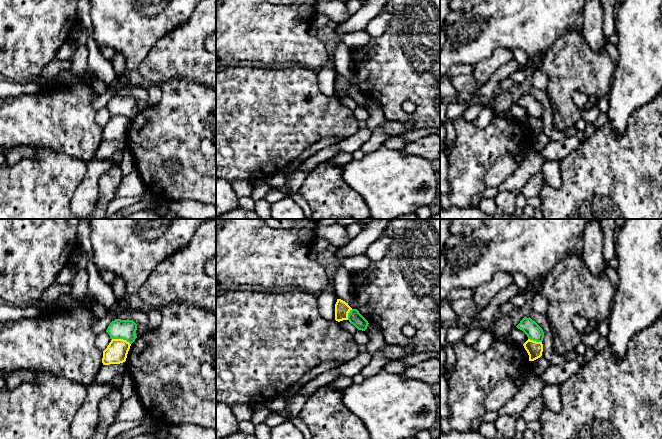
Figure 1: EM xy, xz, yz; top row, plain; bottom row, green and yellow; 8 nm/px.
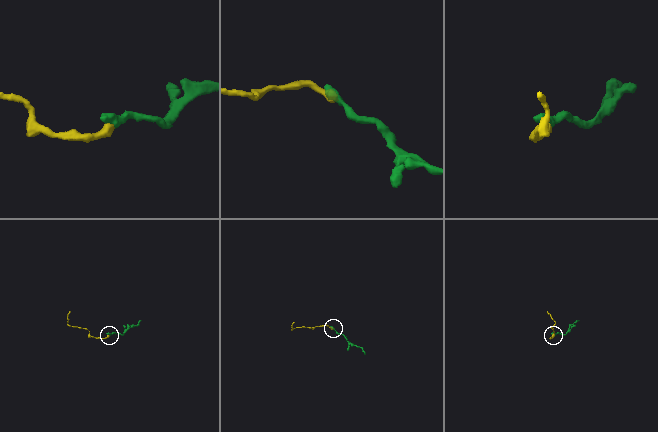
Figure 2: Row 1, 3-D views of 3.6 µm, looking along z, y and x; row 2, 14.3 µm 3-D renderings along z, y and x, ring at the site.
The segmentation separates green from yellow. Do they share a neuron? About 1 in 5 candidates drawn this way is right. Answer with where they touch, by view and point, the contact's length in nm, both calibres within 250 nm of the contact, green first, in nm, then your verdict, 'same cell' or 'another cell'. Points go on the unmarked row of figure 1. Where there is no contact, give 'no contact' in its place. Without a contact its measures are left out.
xy (121, 114) | 160 nm | 160/180 nm | another cell

